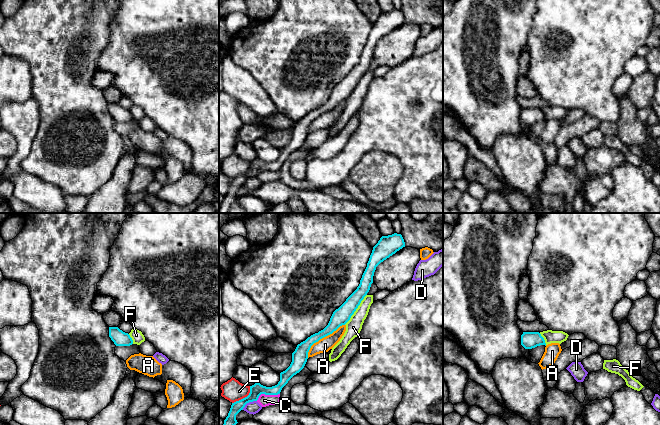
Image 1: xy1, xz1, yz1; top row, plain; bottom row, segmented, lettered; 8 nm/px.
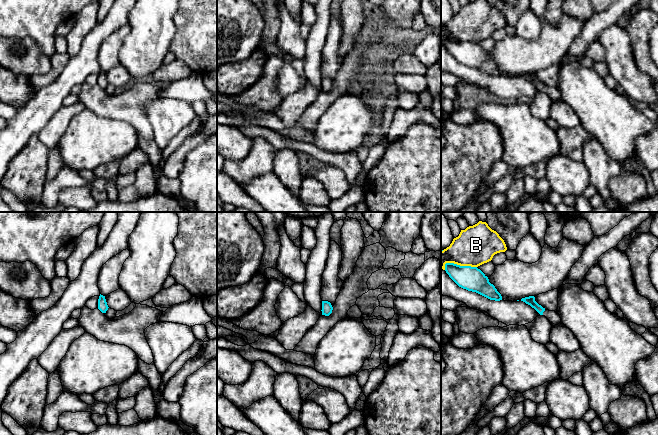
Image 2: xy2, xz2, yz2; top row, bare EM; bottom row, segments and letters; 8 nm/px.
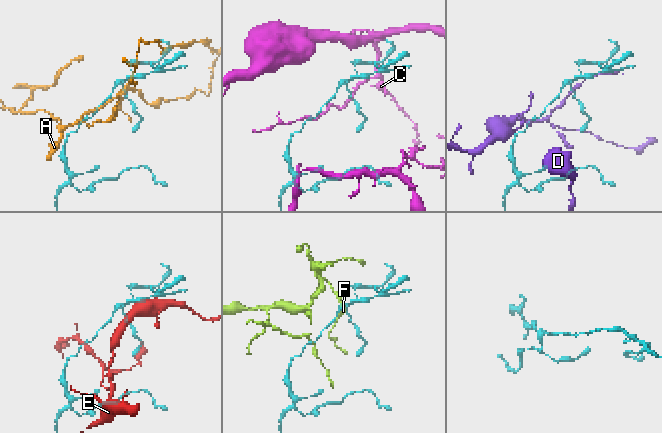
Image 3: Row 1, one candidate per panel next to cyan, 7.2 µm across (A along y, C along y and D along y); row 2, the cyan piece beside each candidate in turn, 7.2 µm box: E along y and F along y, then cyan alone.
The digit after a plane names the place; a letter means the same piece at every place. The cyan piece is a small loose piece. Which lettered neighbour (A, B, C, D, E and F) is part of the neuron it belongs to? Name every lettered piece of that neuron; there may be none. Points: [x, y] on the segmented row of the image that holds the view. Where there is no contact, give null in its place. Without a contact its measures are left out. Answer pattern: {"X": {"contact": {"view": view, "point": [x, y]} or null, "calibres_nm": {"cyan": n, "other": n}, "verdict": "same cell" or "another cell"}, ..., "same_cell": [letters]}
{"A": {"contact": {"view": "xz1", "point": [322, 337]}, "calibres_nm": {"cyan": 140, "other": 110}, "verdict": "another cell"}, "B": {"contact": {"view": "yz2", "point": [459, 265]}, "calibres_nm": {"cyan": 190, "other": 320}, "verdict": "another cell"}, "C": {"contact": {"view": "xz1", "point": [267, 394]}, "calibres_nm": {"cyan": 100, "other": 100}, "verdict": "another cell"}, "D": {"contact": {"view": "xz1", "point": [248, 402]}, "calibres_nm": {"cyan": 100, "other": 100}, "verdict": "another cell"}, "E": {"contact": {"view": "xz1", "point": [245, 397]}, "calibres_nm": {"cyan": 100, "other": 170}, "verdict": "another cell"}, "F": {"contact": {"view": "xz1", "point": [356, 308]}, "calibres_nm": {"cyan": 140, "other": 130}, "verdict": "another cell"}, "same_cell": []}

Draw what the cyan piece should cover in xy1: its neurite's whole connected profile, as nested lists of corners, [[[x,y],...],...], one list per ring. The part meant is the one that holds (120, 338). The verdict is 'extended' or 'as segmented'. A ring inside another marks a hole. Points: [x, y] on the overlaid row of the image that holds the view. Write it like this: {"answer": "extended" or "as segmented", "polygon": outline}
{"answer": "as segmented", "polygon": [[[109,327],[109,337],[116,346],[130,346],[133,344],[130,335],[120,330],[118,327]]]}

